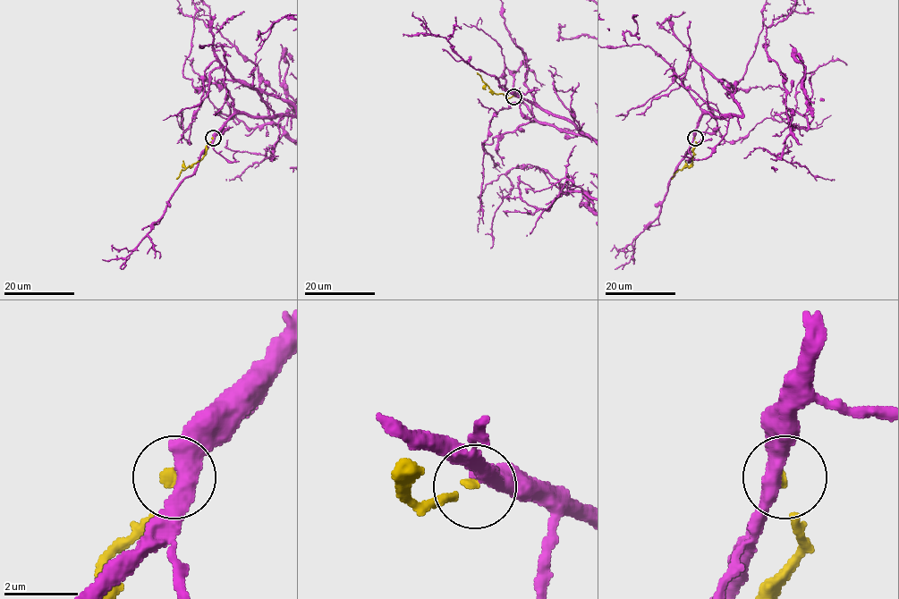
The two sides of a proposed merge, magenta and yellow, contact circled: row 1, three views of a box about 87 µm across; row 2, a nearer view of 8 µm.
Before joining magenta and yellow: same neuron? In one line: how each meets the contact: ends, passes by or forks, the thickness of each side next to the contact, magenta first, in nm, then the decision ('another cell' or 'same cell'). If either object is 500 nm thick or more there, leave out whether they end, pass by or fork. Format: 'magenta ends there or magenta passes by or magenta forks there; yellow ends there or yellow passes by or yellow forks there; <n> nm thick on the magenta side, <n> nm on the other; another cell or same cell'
magenta passes by; yellow ends there; 440 nm thick on the magenta side, 190 nm on the other; another cell

